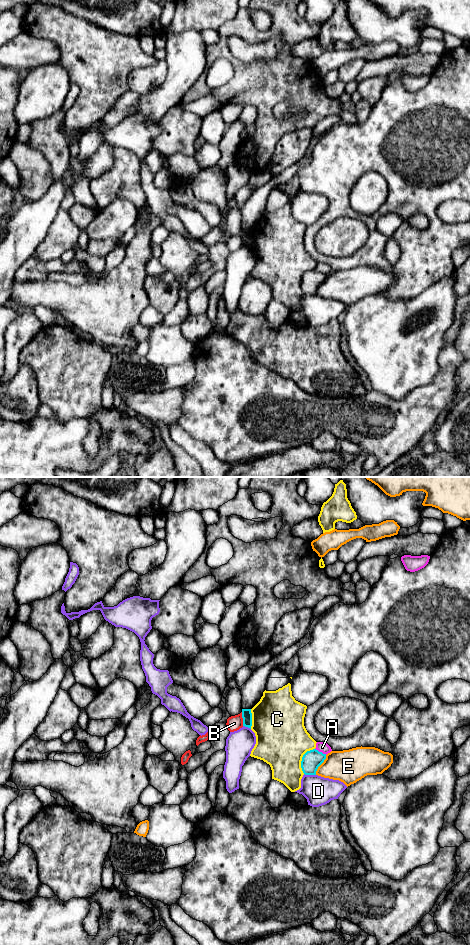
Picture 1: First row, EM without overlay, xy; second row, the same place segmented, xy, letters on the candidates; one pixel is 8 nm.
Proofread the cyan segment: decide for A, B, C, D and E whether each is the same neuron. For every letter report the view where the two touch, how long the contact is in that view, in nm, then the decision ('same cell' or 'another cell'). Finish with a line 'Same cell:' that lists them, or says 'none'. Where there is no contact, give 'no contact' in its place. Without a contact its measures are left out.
A: meets cyan in xy; contact 110 nm long; another cell
B: meets cyan in xy; contact 110 nm long; another cell
C: meets cyan in xy; contact 220 nm long; another cell
D: meets cyan in xy; contact 100 nm long; another cell
E: meets cyan in xy; contact 180 nm long; another cell
Same cell: none

